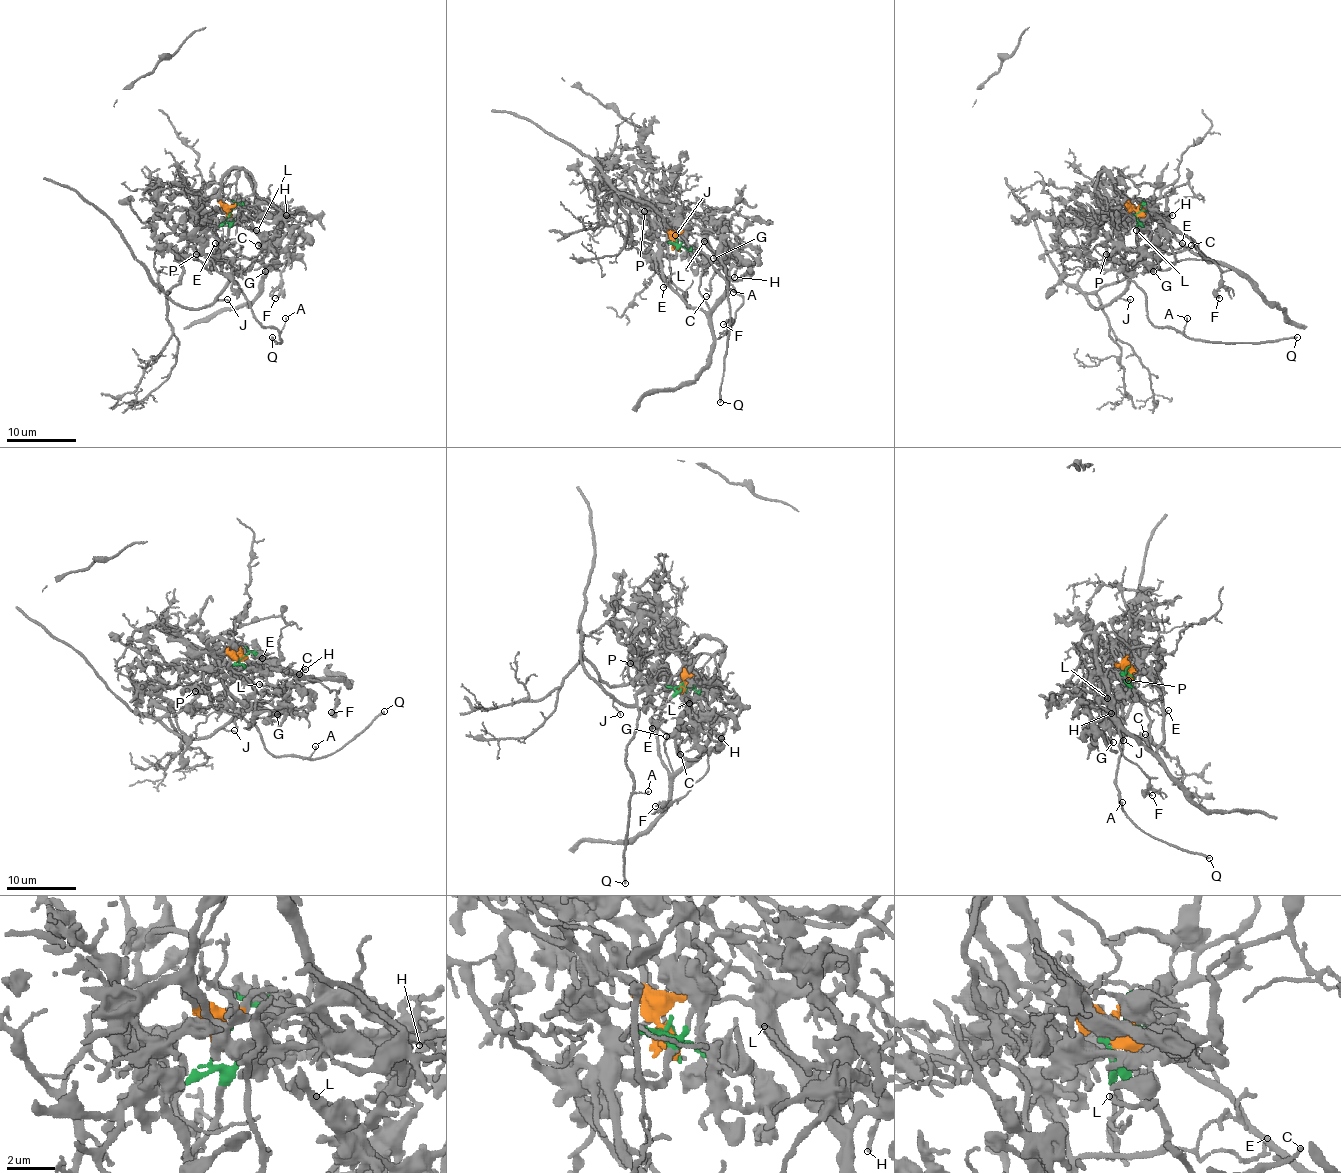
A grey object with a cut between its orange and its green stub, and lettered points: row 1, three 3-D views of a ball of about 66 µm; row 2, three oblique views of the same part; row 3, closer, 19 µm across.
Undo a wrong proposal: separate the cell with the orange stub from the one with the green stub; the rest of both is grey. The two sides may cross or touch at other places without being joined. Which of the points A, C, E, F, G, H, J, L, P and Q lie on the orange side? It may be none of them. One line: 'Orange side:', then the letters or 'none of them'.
Orange side: C, F, G, H, L, P

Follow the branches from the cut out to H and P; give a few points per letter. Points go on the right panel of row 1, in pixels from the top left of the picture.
H: (1138, 212), (1131, 211), (1124, 202), (1144, 212), (1158, 211), (1172, 216)
P: (1138, 212), (1117, 204), (1116, 214), (1103, 218), (1112, 228), (1112, 240), (1121, 258), (1105, 254)

